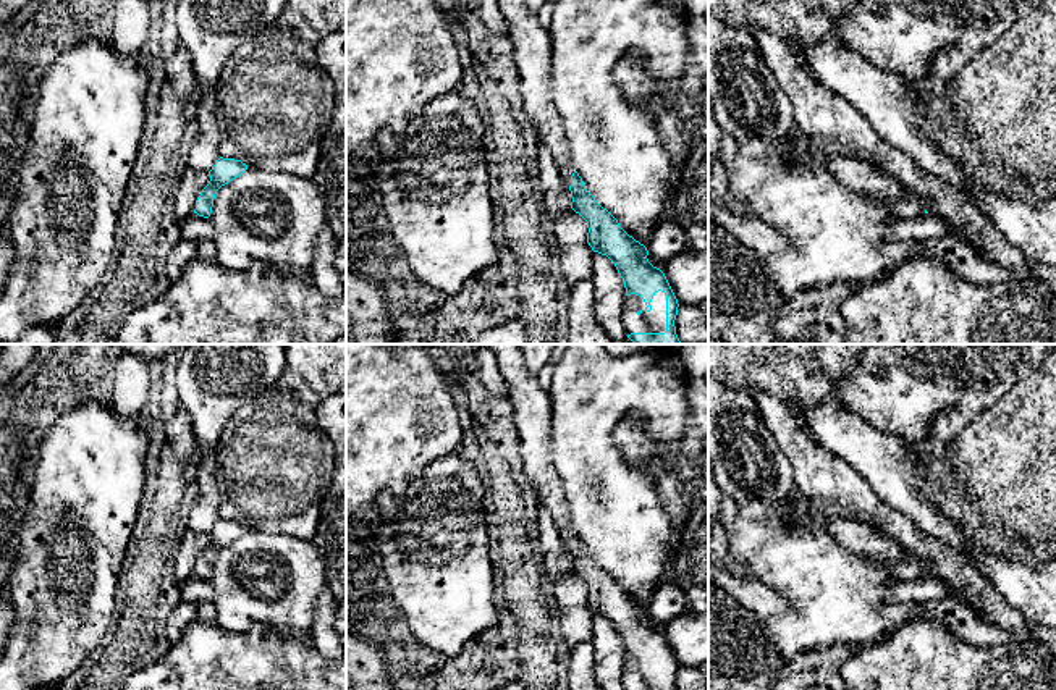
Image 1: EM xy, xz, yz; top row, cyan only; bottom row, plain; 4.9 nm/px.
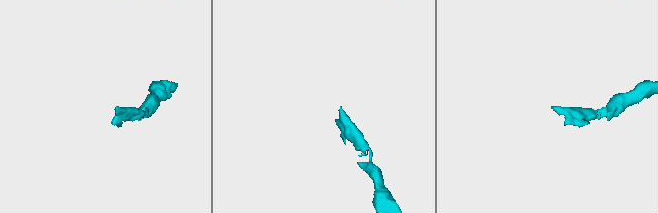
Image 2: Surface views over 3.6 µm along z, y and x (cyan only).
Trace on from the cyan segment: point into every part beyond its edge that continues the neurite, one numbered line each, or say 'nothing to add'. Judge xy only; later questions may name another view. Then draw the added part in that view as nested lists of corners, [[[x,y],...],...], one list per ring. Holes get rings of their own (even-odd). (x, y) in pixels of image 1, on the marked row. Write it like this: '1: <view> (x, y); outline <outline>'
nothing to add

